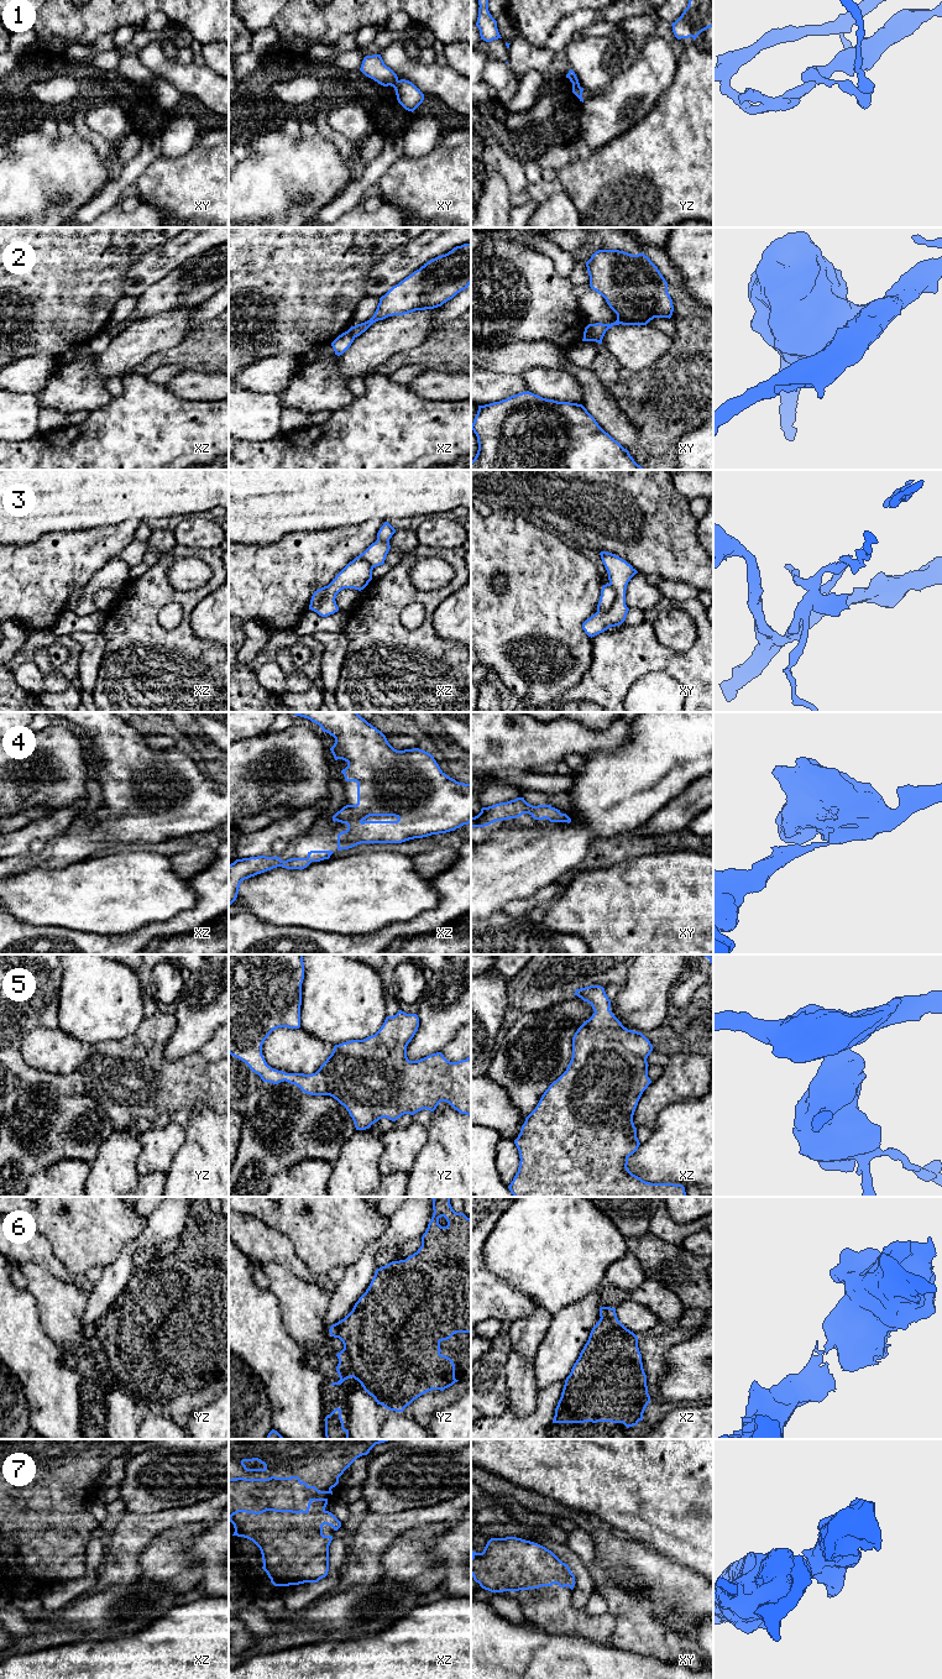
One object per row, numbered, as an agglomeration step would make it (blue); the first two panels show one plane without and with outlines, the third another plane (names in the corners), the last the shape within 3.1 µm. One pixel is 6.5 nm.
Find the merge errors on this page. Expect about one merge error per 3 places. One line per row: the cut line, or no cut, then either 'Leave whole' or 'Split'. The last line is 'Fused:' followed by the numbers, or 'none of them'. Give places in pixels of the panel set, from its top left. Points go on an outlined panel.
1: Split along xy (398, 80), (394, 88). Split
2: Split along xy (590, 324), (595, 340). Split
3: Split along xy (611, 584), (615, 591), (615, 601), (608, 608), (596, 613). Split
4: No split. Leave whole
5: No split. Leave whole
6: No split. Leave whole
7: No split. Leave whole
Fused: 1, 2, 3

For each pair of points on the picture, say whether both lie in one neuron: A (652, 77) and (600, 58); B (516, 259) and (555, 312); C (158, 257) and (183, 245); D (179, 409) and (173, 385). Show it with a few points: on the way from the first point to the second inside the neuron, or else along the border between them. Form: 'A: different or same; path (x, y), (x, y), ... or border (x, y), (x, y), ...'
A: different; border (639, 48), (636, 61), (621, 71), (605, 87)
B: same; path (522, 272), (523, 280), (542, 298)
C: same; path (165, 257), (177, 250)
D: different; border (163, 385), (181, 397), (204, 401)

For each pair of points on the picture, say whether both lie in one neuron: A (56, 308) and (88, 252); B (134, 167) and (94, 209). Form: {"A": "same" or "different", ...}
{"A": "same", "B": "same"}

